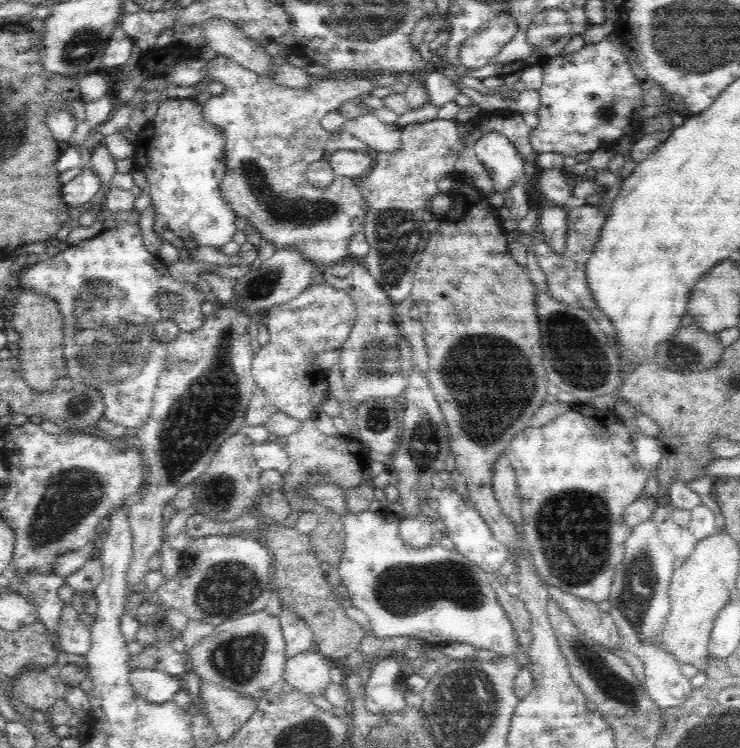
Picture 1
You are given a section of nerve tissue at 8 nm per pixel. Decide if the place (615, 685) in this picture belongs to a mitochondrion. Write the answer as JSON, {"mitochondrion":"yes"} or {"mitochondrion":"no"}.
{"mitochondrion":"yes"}

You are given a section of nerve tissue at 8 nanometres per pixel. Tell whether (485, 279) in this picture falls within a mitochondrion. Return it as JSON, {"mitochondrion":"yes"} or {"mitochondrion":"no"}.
{"mitochondrion":"no"}

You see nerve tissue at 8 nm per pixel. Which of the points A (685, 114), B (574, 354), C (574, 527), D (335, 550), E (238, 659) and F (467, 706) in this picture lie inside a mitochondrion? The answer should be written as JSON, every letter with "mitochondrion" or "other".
{"A":"other","B":"mitochondrion","C":"mitochondrion","D":"other","E":"mitochondrion","F":"mitochondrion"}

